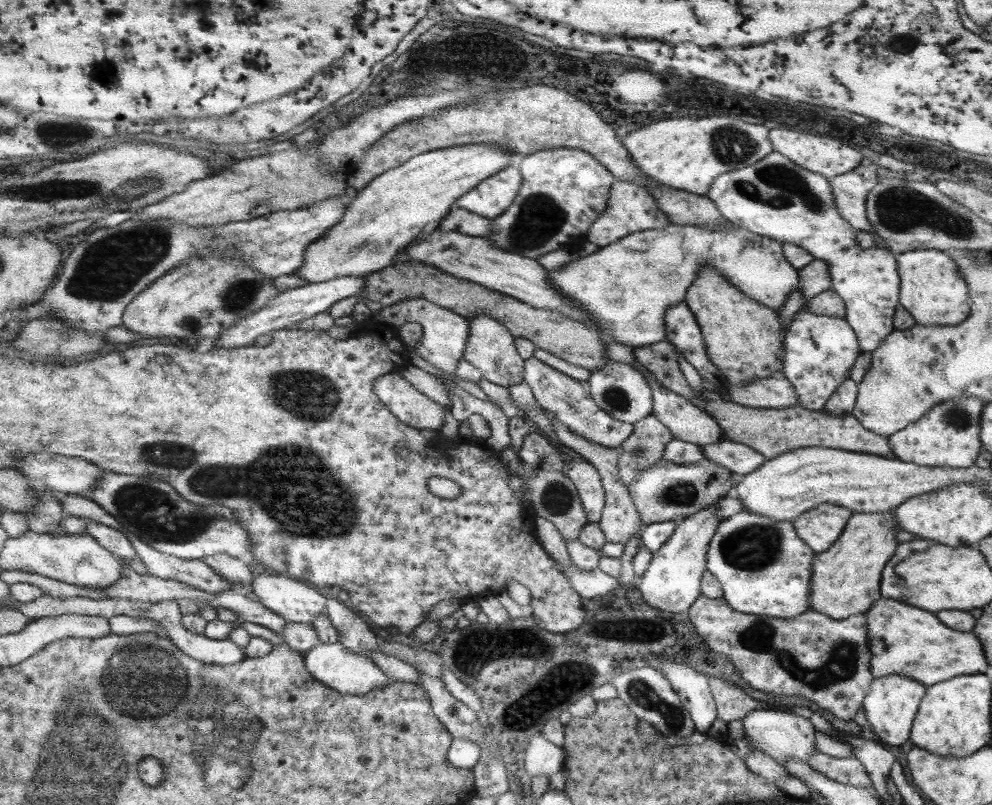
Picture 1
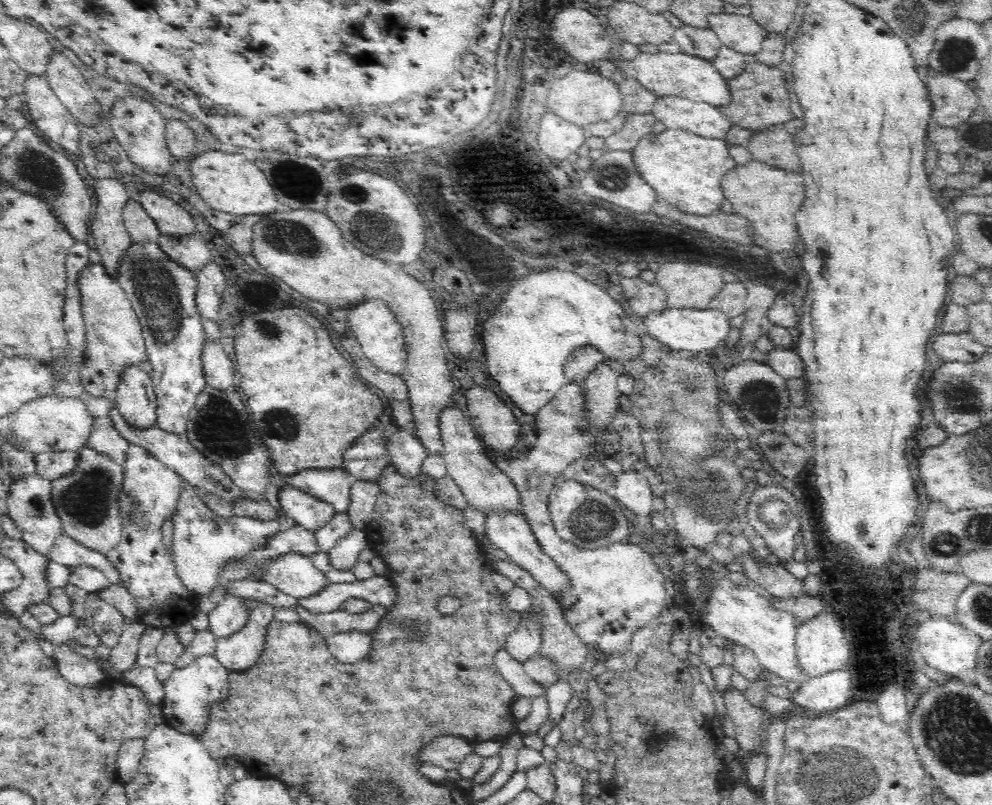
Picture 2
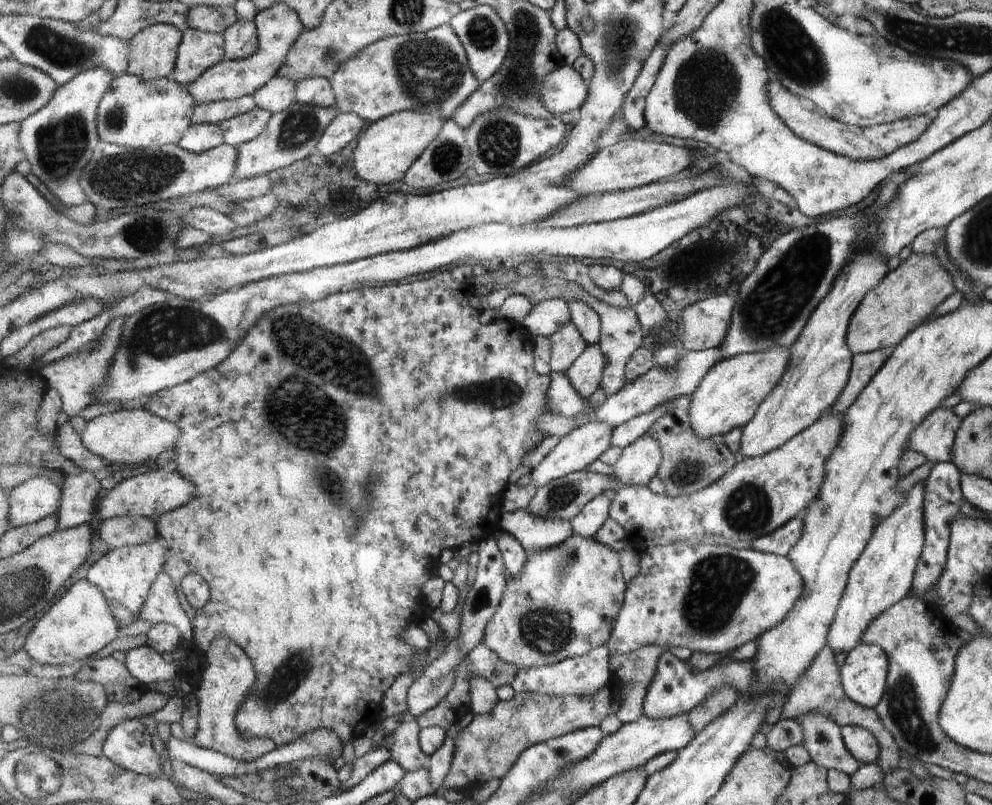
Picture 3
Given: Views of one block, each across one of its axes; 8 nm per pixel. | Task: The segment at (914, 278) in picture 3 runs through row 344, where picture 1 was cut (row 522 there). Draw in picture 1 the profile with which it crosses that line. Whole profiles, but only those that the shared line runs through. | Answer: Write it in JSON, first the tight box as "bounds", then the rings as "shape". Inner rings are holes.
{"bounds":[808,508,901,619],"shape":[[[893,508],[883,513],[852,513],[831,546],[823,552],[814,553],[810,566],[808,608],[835,619],[864,613],[874,600],[881,597],[881,569],[899,544],[897,530],[901,529],[895,520]]]}

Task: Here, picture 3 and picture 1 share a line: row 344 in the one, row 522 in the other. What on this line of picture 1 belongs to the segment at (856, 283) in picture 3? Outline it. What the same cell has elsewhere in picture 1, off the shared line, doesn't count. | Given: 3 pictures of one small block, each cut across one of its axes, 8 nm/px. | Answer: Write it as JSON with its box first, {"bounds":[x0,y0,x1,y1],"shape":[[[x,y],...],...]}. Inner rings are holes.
{"bounds":[791,502,851,553],"shape":[[[825,502],[796,516],[791,525],[797,537],[814,553],[819,553],[839,537],[851,514],[844,506]]]}

